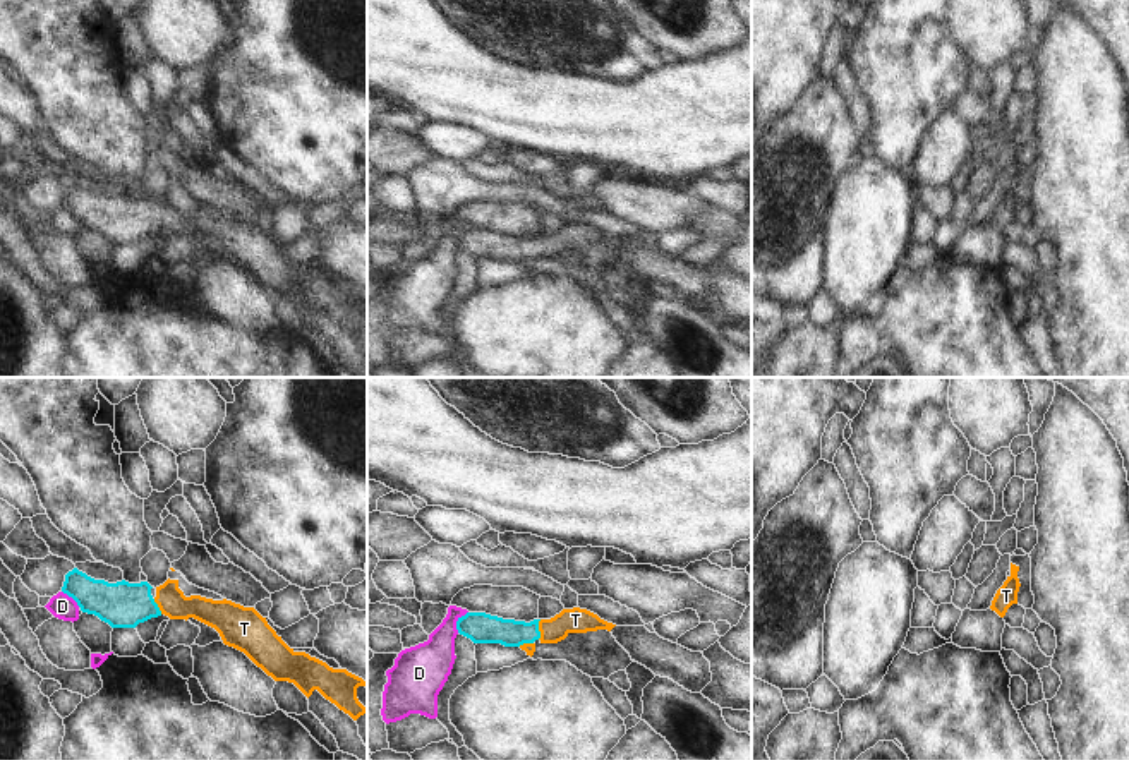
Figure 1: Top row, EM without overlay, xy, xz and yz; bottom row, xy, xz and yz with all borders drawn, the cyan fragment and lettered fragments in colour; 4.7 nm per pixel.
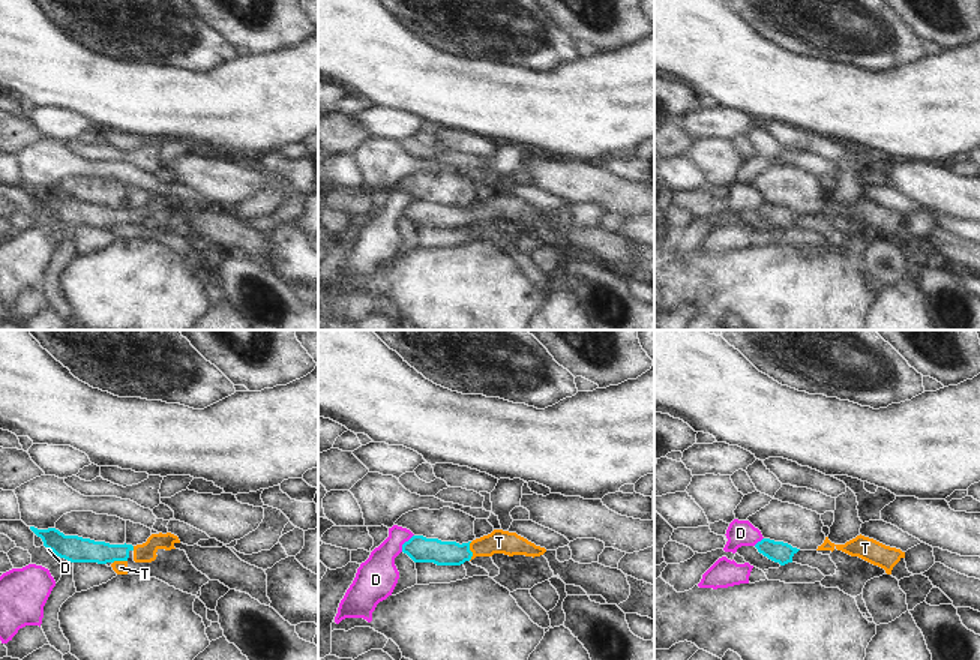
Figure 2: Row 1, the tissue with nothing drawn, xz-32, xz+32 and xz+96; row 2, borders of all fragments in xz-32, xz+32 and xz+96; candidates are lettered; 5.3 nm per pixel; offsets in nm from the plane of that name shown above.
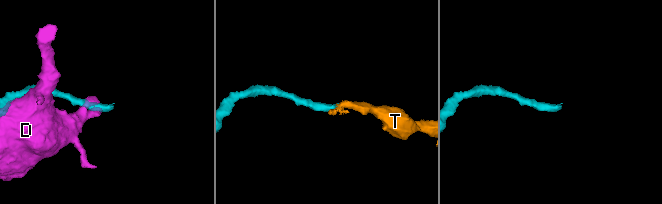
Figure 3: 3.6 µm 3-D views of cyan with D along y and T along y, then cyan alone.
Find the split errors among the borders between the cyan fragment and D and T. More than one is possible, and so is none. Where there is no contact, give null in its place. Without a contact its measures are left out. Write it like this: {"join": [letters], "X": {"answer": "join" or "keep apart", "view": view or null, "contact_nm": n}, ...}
{"join": ["T"], "D": {"answer": "keep apart", "view": "xz", "contact_nm": 120}, "T": {"answer": "join", "view": "xz", "contact_nm": 100}}

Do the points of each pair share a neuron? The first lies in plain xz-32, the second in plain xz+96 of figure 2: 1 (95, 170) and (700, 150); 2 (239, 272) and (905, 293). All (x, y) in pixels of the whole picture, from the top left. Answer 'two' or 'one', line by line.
1: one
2: two

